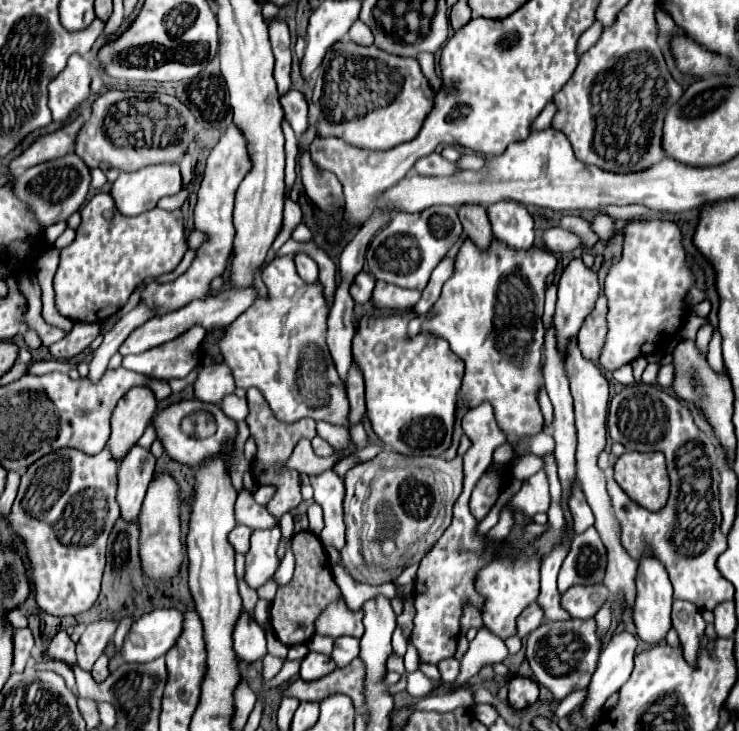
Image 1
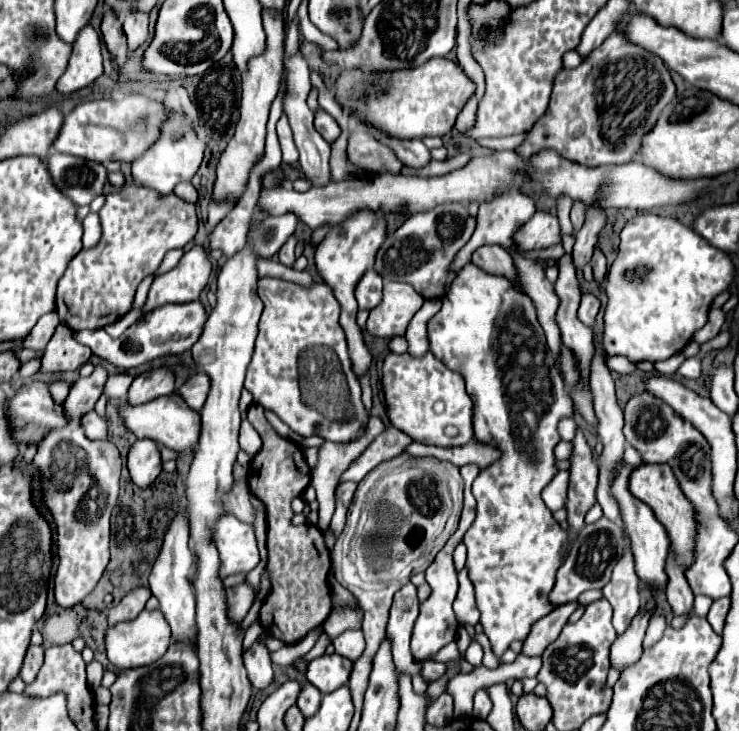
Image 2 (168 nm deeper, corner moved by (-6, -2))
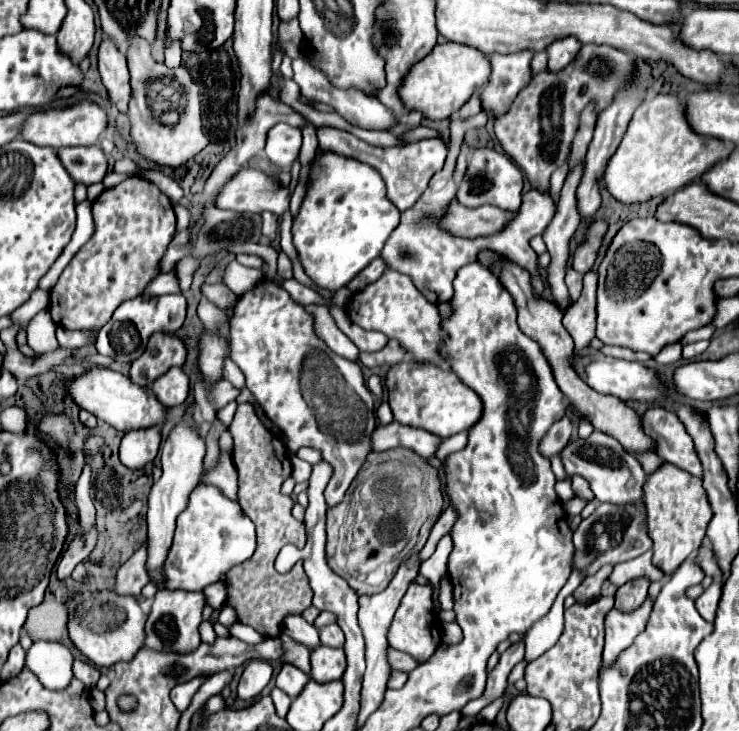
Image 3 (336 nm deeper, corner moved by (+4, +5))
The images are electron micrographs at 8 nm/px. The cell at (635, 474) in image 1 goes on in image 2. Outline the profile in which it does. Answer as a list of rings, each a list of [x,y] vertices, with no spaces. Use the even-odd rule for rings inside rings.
[[[640,465],[634,469],[630,475],[630,491],[634,497],[644,501],[656,515],[656,519],[666,527],[668,537],[670,537],[670,555],[666,559],[666,575],[668,575],[668,585],[666,585],[666,597],[668,603],[674,611],[674,615],[684,615],[694,609],[694,595],[692,589],[686,581],[686,569],[694,563],[694,541],[698,533],[698,521],[696,521],[696,509],[686,499],[682,493],[678,479],[670,465]]]

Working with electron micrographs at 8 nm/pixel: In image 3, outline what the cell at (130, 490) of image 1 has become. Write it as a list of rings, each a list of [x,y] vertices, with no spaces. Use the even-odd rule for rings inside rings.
[[[146,428],[146,430],[132,430],[124,434],[120,444],[120,462],[130,470],[144,468],[150,464],[160,448],[160,430]]]

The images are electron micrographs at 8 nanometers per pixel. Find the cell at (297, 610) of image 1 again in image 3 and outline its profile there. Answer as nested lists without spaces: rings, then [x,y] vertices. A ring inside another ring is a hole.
[[[250,403],[238,404],[228,432],[234,438],[232,460],[238,470],[238,502],[244,514],[256,524],[258,548],[252,558],[234,566],[226,574],[226,604],[236,608],[242,624],[252,626],[266,638],[276,638],[282,634],[282,624],[288,616],[302,614],[308,606],[312,606],[312,588],[302,562],[296,562],[288,574],[280,574],[274,568],[274,560],[284,544],[296,544],[298,548],[306,544],[304,522],[298,522],[290,512],[294,506],[292,498],[280,494],[282,482],[292,474],[292,462],[288,458],[288,448],[262,424]]]

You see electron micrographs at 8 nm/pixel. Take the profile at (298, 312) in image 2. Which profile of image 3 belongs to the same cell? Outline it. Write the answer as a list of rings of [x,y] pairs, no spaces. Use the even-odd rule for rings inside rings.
[[[262,280],[260,284],[254,286],[250,296],[248,294],[242,296],[236,302],[230,320],[232,320],[230,358],[246,376],[246,388],[256,396],[266,416],[288,436],[287,448],[290,456],[293,456],[301,446],[312,446],[326,452],[322,456],[334,466],[334,474],[324,490],[324,498],[328,506],[340,504],[350,482],[354,480],[356,472],[366,460],[366,454],[370,450],[370,434],[378,424],[374,410],[376,408],[374,396],[364,384],[360,366],[332,352],[328,344],[316,334],[314,316],[308,314],[304,306],[294,302],[292,296],[274,280]]]

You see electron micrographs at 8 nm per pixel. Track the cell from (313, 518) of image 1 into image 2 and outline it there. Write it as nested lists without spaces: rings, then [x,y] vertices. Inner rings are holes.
[[[370,417],[370,425],[368,425],[366,437],[362,437],[362,441],[356,441],[350,445],[322,443],[318,447],[318,463],[312,469],[310,485],[316,489],[316,499],[320,503],[318,527],[322,531],[330,525],[330,519],[334,513],[334,489],[338,485],[338,477],[382,431],[384,431],[384,421],[380,417]]]

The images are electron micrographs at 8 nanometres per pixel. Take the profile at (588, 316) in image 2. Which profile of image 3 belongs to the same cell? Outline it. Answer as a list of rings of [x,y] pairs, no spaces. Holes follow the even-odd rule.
[[[568,268],[568,272],[566,272],[566,286],[570,290],[572,302],[576,302],[576,298],[580,298],[580,290],[582,290],[582,274],[572,270],[572,268]]]

